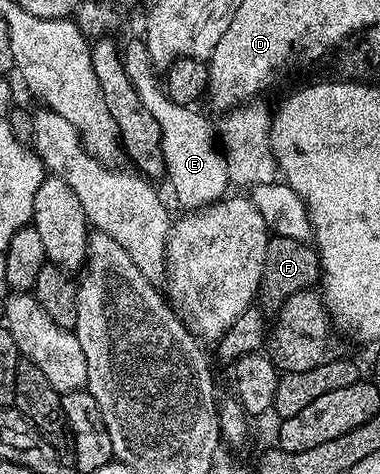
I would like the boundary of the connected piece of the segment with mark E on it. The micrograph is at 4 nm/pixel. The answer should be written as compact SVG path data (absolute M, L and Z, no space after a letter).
M144 40L124 44L122 53L125 73L133 83L141 103L161 128L162 157L165 159L164 174L169 179L173 193L185 211L194 211L214 204L226 194L231 180L228 175L226 154L220 147L217 133L210 121L190 105L181 105L169 99L157 71L149 59L148 47Z

